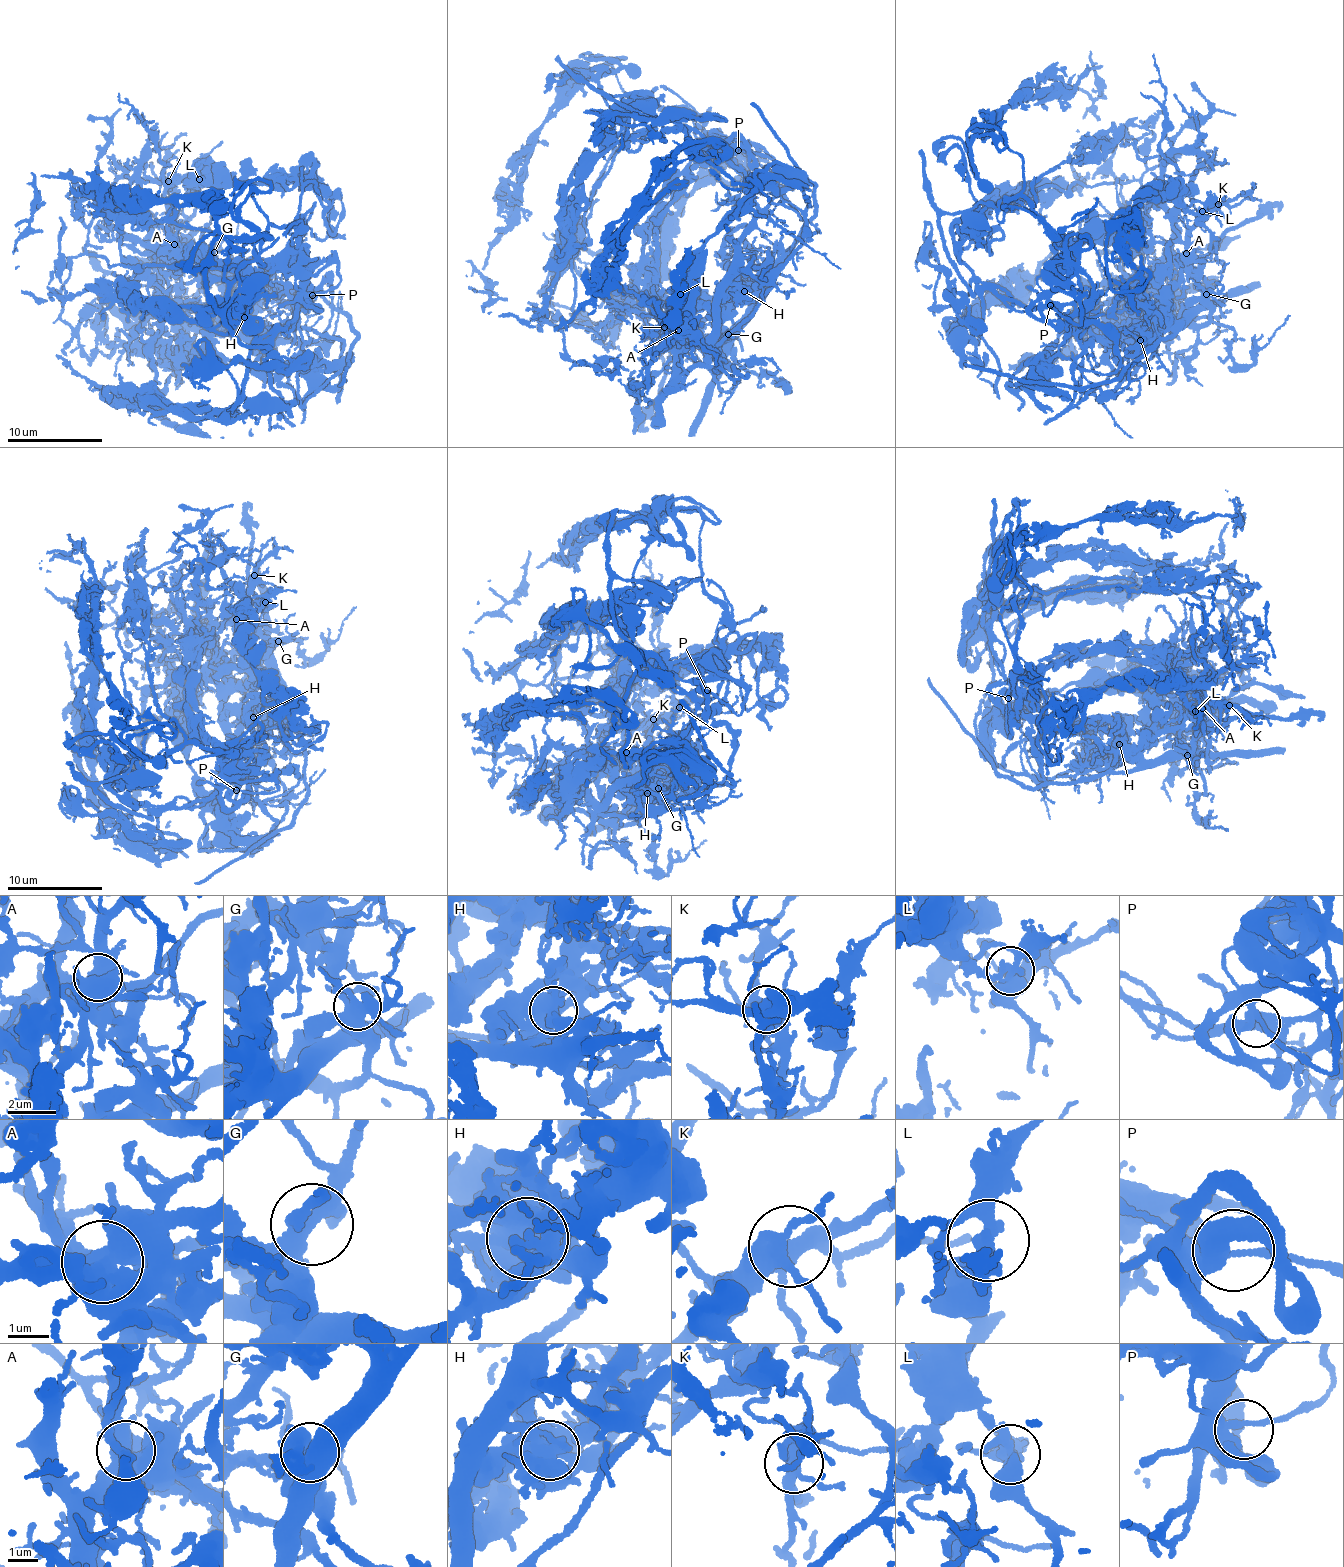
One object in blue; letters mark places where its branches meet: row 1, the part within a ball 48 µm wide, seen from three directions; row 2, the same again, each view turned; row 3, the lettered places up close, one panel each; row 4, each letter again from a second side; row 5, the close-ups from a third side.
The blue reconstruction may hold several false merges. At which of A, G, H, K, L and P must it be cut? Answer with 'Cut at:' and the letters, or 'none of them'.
Cut at: A, H, L

